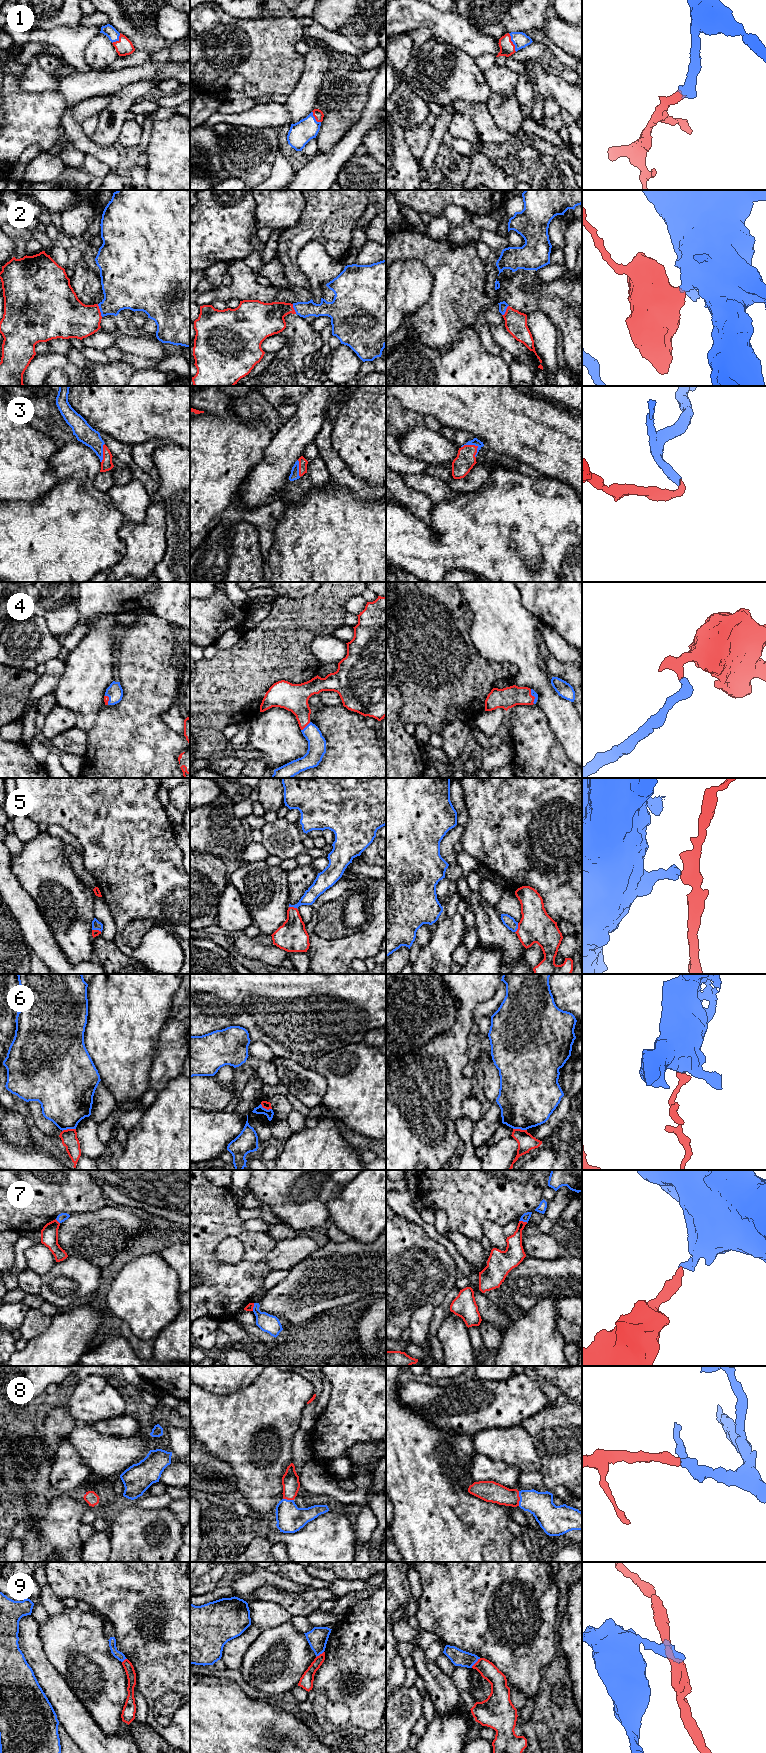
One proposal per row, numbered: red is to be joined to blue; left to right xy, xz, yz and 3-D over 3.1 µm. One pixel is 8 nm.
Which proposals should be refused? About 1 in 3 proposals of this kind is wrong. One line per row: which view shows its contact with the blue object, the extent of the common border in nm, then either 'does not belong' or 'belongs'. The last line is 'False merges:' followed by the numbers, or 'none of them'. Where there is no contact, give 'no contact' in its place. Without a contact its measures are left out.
1: yz | 170 nm | belongs
2: xy | 110 nm | belongs
3: yz | 150 nm | belongs
4: xz | 100 nm | belongs
5: yz | 80 nm | belongs
6: xy | 110 nm | does not belong
7: yz | 70 nm | does not belong
8: yz | 120 nm | belongs
9: yz | 110 nm | does not belong
False merges: 6, 7, 9

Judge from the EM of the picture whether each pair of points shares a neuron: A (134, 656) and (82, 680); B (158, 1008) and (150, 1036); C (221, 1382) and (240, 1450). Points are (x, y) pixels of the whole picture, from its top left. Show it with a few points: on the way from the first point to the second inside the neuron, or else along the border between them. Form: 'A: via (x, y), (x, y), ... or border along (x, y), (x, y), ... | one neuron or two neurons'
A: border along (117, 644), (115, 673) | two neurons
B: via (151, 1015), (150, 1029) | one neuron
C: border along (201, 1387), (221, 1394), (231, 1394), (247, 1387) | two neurons

